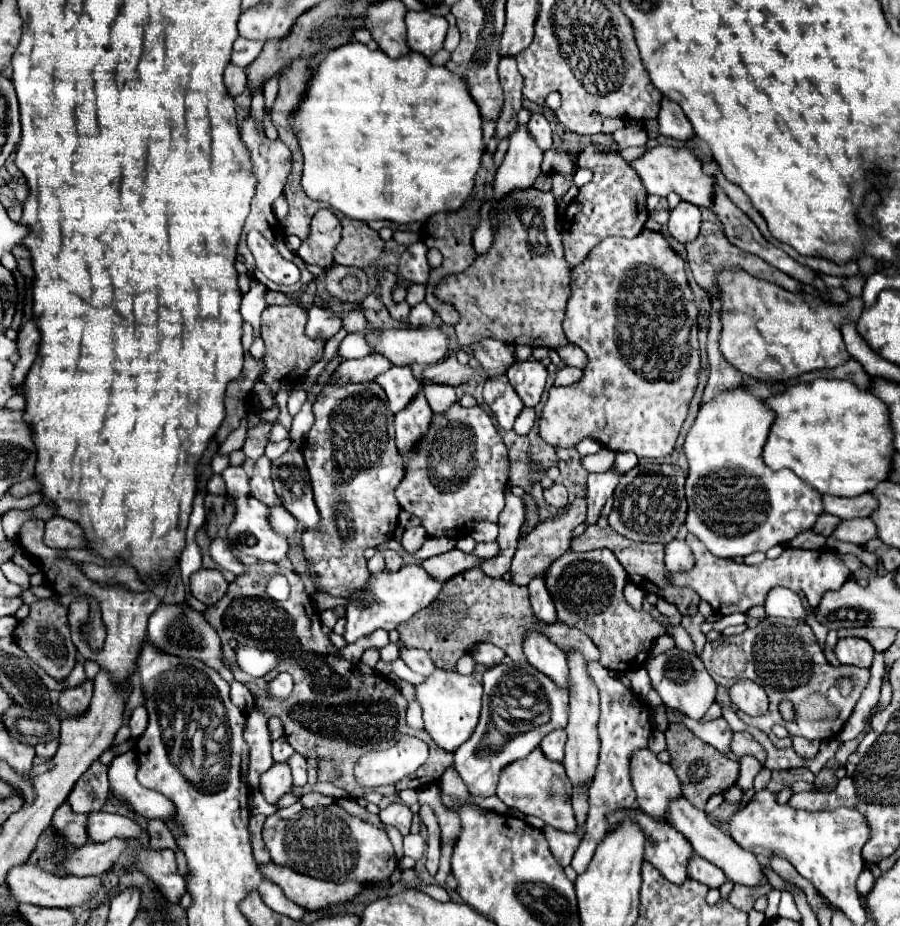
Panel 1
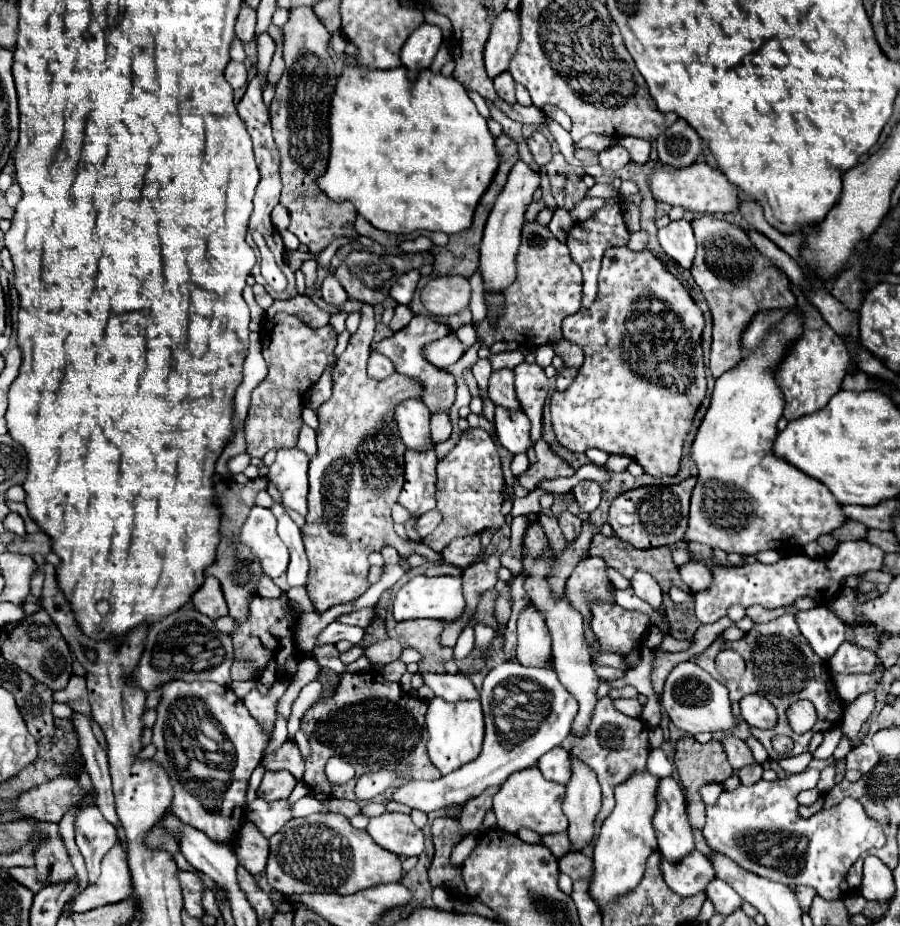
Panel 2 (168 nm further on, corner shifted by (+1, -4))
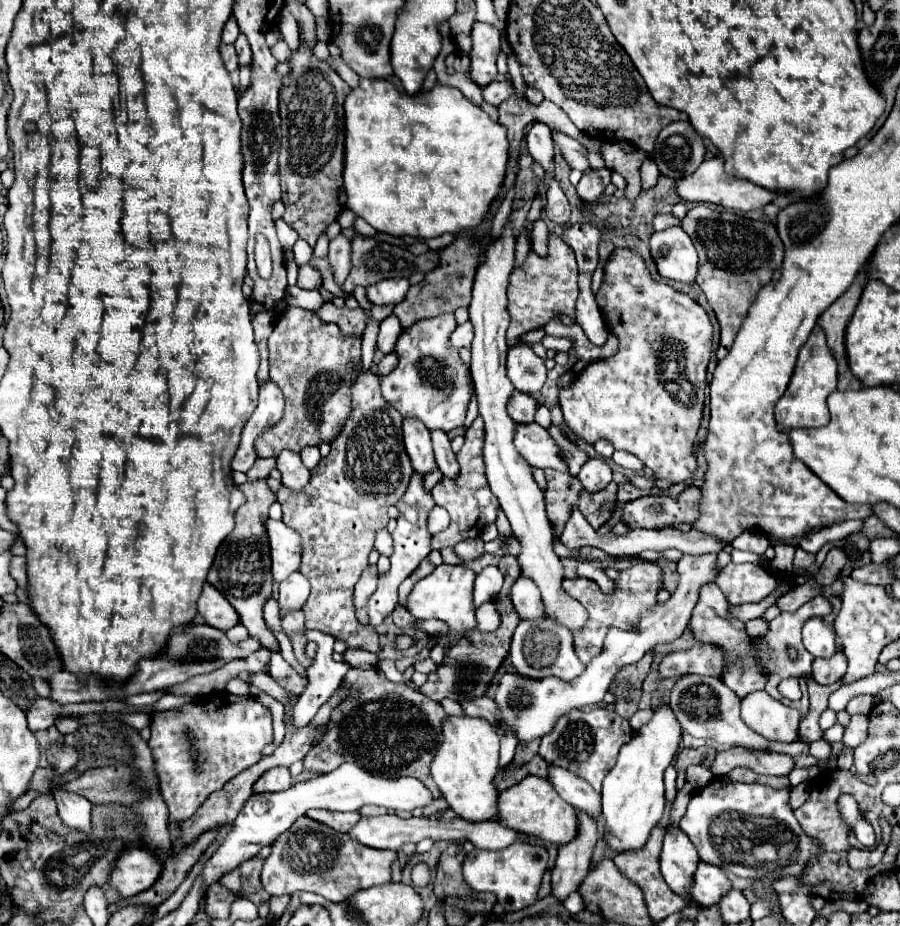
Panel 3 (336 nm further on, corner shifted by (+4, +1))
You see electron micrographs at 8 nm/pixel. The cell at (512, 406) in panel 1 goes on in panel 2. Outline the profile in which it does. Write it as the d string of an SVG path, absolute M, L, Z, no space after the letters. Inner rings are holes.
M495 407L495 427L499 443L509 449L513 455L527 453L533 447L533 441L529 437L531 425L527 415L521 411L509 411L503 407Z

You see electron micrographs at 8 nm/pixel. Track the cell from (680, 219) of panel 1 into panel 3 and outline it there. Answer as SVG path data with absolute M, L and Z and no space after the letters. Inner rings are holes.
M680 226L654 232L650 240L650 252L660 276L680 282L694 282L698 254L692 246L692 240Z

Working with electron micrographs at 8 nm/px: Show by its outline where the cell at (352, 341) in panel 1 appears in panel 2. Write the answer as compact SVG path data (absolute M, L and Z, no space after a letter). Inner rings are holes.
M417 315L411 319L411 323L407 327L403 327L401 331L393 333L389 339L383 339L381 343L377 343L375 351L387 355L393 363L397 373L403 373L415 381L419 381L423 385L423 403L427 405L427 409L431 413L451 413L451 407L455 403L455 377L443 369L437 369L435 365L431 365L425 357L423 357L423 349L427 347L427 343L433 343L437 339L443 339L445 335L449 335L453 329L445 319L439 317L427 317L427 315Z

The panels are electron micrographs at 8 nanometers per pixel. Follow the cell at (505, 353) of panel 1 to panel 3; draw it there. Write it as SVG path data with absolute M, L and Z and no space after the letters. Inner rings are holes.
M518 392L510 396L508 400L508 414L512 416L512 420L516 424L522 424L522 422L534 422L532 414L536 410L536 398L528 398L528 394L524 392Z

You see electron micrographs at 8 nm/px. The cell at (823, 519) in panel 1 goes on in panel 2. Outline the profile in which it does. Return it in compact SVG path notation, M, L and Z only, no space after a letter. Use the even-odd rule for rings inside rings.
M849 521L845 523L841 529L835 529L831 535L839 541L857 541L857 539L865 539L867 537L867 527L863 527L863 523L859 521Z

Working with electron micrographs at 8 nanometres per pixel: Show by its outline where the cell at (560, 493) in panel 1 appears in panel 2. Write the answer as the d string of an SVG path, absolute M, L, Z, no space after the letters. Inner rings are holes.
M565 511L561 515L561 519L559 519L559 527L561 527L561 531L563 531L563 535L565 535L567 541L575 541L575 537L581 531L581 525L583 525L583 521L579 517L571 515L569 511Z

